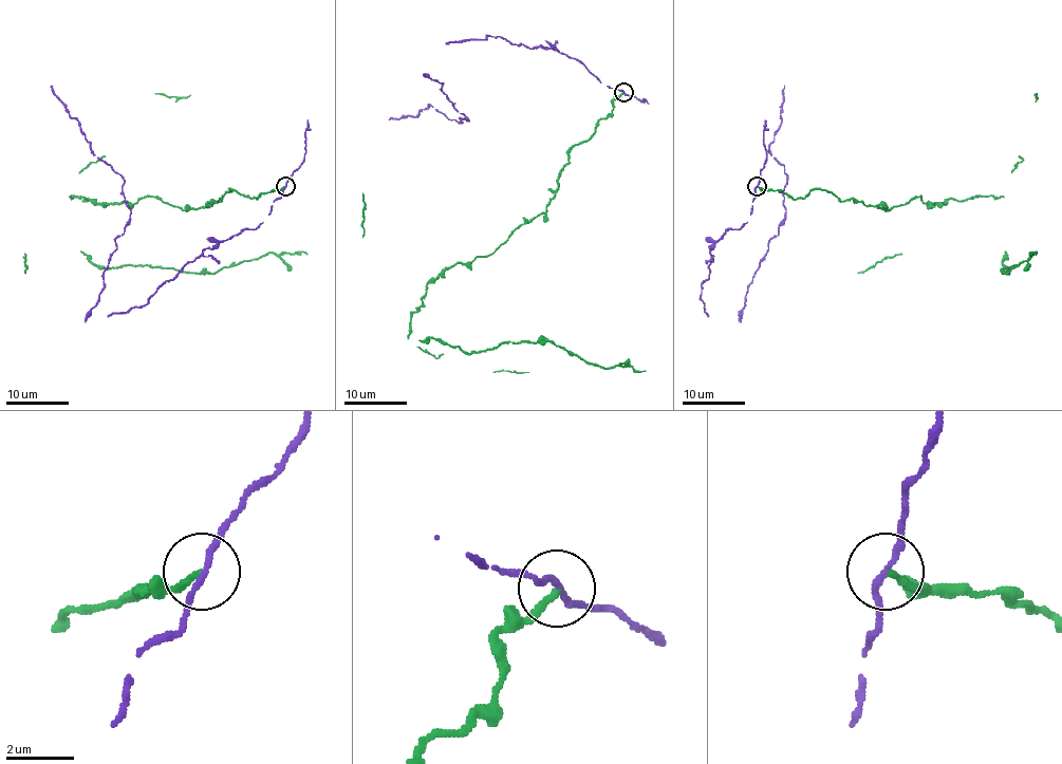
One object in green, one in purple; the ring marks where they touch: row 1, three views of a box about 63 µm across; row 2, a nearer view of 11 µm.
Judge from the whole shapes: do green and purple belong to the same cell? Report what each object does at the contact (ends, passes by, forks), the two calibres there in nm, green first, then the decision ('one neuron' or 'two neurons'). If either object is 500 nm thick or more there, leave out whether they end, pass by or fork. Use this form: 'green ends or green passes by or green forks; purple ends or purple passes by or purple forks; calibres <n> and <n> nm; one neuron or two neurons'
green ends; purple passes by; calibres 180 and 160 nm; two neurons

